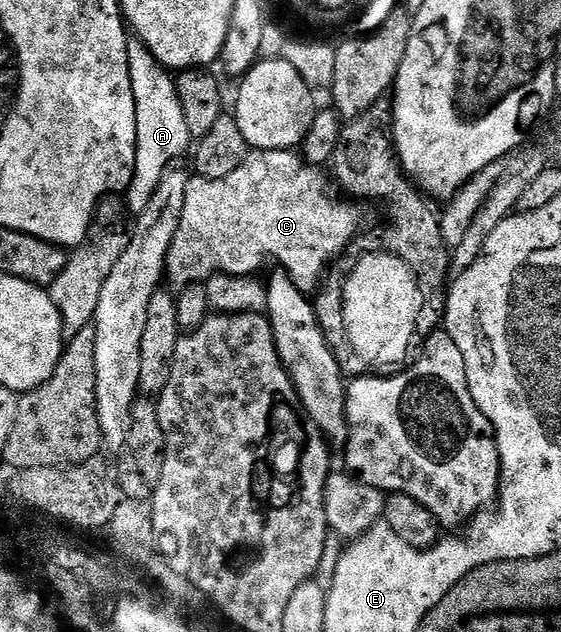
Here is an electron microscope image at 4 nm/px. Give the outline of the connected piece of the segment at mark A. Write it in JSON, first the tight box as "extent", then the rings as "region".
{"extent":[126,40,194,214],"region":[[[140,40],[128,42],[128,58],[130,59],[130,87],[134,87],[134,107],[138,123],[138,139],[136,140],[136,170],[130,187],[126,190],[126,204],[133,214],[146,211],[146,203],[158,191],[158,183],[168,169],[193,144],[194,138],[186,127],[186,115],[182,115],[182,103],[178,99],[176,82],[173,74],[165,69],[158,59]]]}

